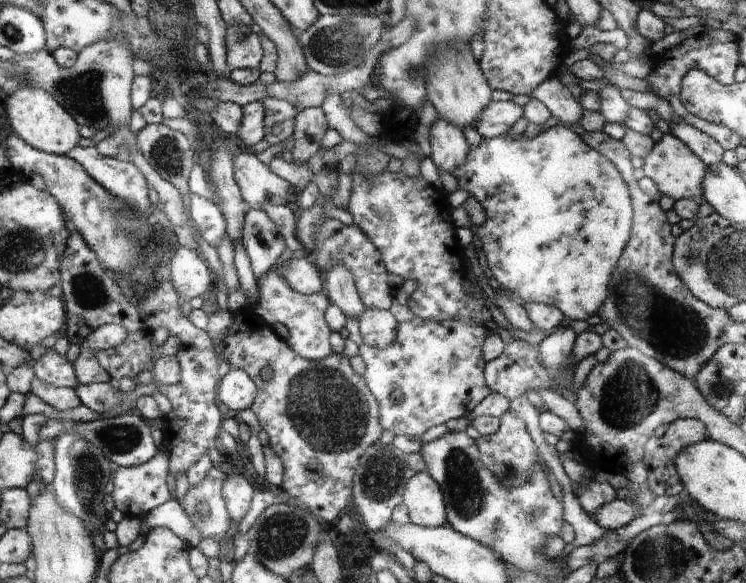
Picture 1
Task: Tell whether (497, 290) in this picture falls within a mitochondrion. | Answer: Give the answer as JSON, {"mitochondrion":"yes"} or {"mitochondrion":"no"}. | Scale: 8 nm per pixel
{"mitochondrion":"no"}

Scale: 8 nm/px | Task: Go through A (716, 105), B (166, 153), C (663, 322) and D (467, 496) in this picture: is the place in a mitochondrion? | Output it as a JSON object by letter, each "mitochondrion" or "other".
{"A":"mitochondrion","B":"mitochondrion","C":"mitochondrion","D":"mitochondrion"}

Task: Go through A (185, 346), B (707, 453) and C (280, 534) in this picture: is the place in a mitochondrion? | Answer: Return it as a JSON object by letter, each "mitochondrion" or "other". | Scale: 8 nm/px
{"A":"other","B":"other","C":"mitochondrion"}

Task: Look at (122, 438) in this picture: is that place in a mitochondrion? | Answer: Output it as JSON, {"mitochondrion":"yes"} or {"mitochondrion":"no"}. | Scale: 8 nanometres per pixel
{"mitochondrion":"yes"}

